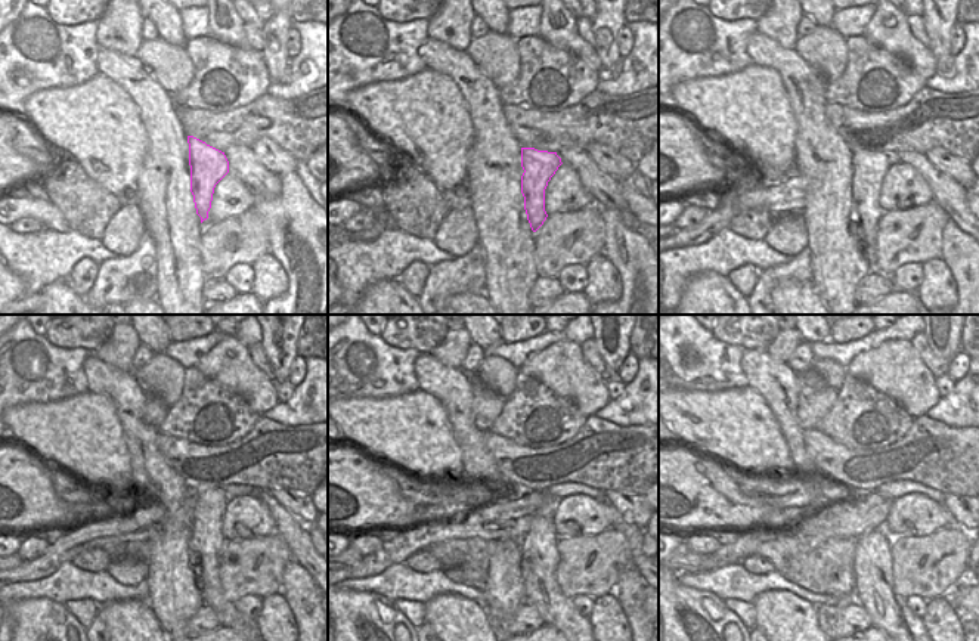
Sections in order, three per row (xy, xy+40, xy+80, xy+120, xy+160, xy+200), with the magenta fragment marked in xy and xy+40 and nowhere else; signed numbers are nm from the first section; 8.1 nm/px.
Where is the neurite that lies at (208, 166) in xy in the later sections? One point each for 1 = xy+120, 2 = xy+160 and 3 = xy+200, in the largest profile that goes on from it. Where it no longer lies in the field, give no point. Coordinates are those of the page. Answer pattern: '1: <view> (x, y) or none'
1: xy+120 (205, 508)
2: xy+160 (539, 557)
3: xy+200 (873, 559)

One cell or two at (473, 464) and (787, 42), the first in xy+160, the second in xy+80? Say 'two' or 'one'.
two

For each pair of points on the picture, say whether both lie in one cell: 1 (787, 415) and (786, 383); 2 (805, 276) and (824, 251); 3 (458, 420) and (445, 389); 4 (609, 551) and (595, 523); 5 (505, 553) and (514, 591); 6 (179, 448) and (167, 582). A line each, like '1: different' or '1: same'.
1: same
2: different
3: same
4: different
5: same
6: different

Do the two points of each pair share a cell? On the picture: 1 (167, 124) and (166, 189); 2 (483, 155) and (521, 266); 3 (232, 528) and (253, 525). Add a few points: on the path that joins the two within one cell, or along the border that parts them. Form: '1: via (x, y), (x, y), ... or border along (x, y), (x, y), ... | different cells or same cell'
1: via (167, 141), (164, 173) | same cell
2: via (493, 183), (502, 228), (508, 238) | same cell
3: via (236, 526), (248, 525) | same cell

